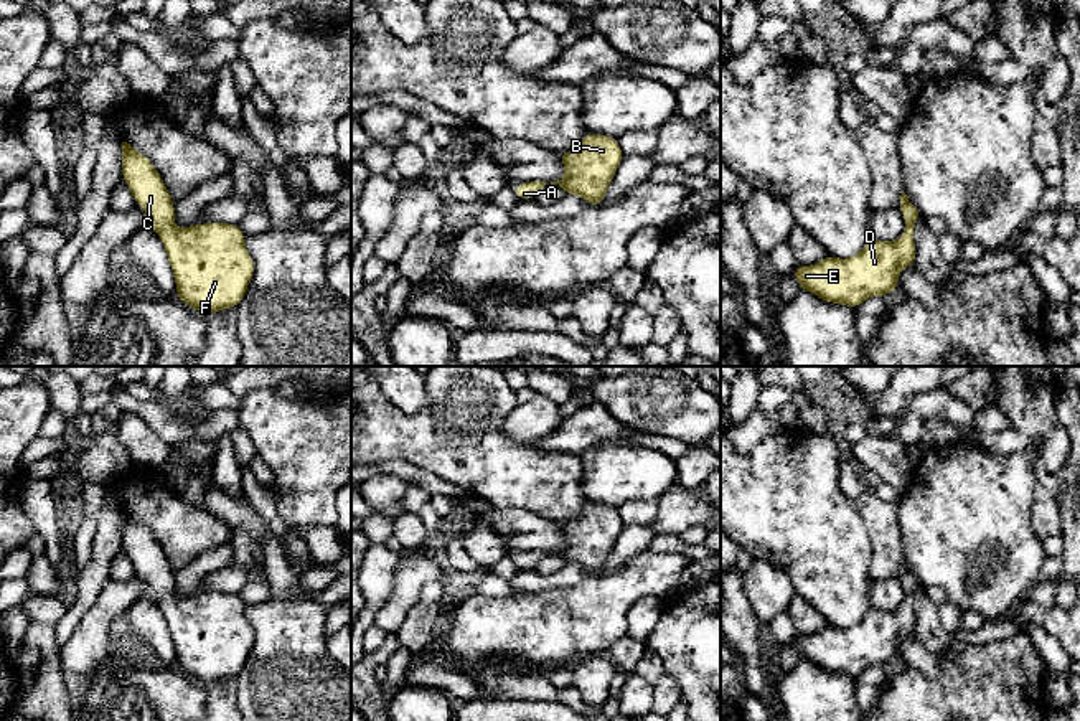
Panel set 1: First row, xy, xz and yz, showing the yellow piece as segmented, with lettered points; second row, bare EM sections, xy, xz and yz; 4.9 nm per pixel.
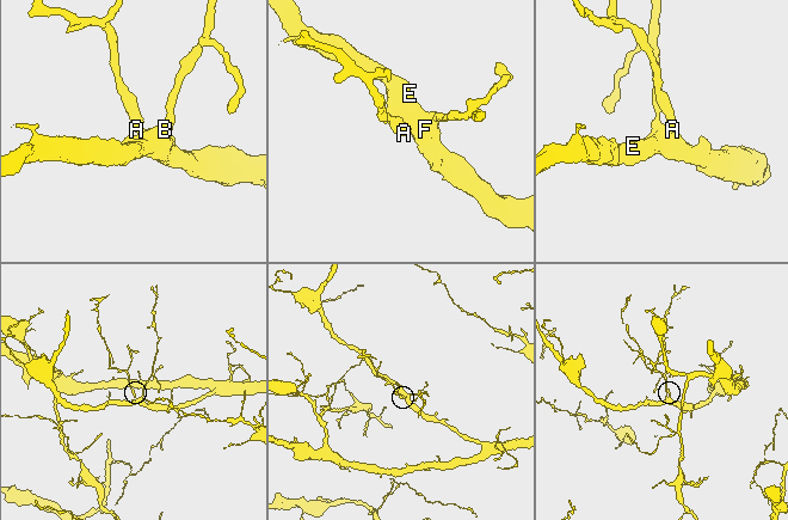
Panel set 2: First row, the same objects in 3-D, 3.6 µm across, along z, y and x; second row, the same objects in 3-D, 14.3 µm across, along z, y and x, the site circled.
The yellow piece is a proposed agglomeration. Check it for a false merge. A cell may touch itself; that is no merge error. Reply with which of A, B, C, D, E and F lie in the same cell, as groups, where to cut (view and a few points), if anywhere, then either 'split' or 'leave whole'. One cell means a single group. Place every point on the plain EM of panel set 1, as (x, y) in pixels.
groups A B C D E F; cut none; leave whole

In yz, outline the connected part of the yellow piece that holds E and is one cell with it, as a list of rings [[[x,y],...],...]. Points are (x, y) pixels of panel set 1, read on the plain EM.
[[[902,563],[900,581],[905,601],[897,610],[871,607],[862,620],[849,629],[826,625],[813,635],[796,635],[791,643],[798,657],[810,660],[821,670],[859,678],[872,665],[887,667],[899,657],[899,643],[905,635],[915,635],[915,591],[918,577]]]

